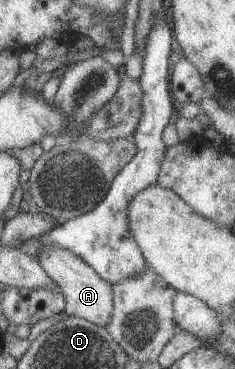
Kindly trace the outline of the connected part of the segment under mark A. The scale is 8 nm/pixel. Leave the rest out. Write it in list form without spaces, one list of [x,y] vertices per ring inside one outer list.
[[[50,248],[44,250],[39,261],[45,271],[55,280],[67,298],[65,312],[68,316],[85,318],[91,323],[107,327],[114,317],[114,289],[111,282],[105,281],[97,270],[89,265],[82,257],[71,250]]]

